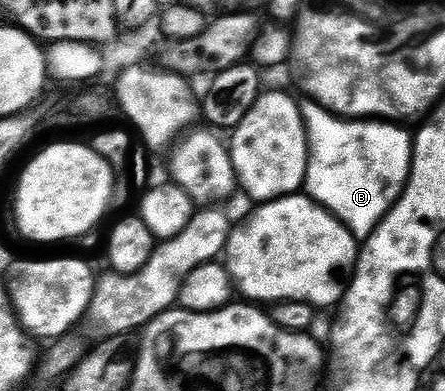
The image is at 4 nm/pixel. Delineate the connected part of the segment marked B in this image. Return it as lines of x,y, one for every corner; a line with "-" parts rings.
305,100
300,103
301,115
305,121
305,134
309,138
309,167
305,173
304,189
307,191
308,197
314,202
325,207
330,214
334,214
353,233
353,237
358,240
370,238
377,230
377,225
383,221
385,215
392,210
393,206
401,198
401,194
405,190
406,184
409,182
409,170
413,166
413,138
404,130
406,128
401,124
394,124
392,121
386,120
352,120
353,122
344,122
344,117
332,114
330,110
324,110
321,105
312,100

